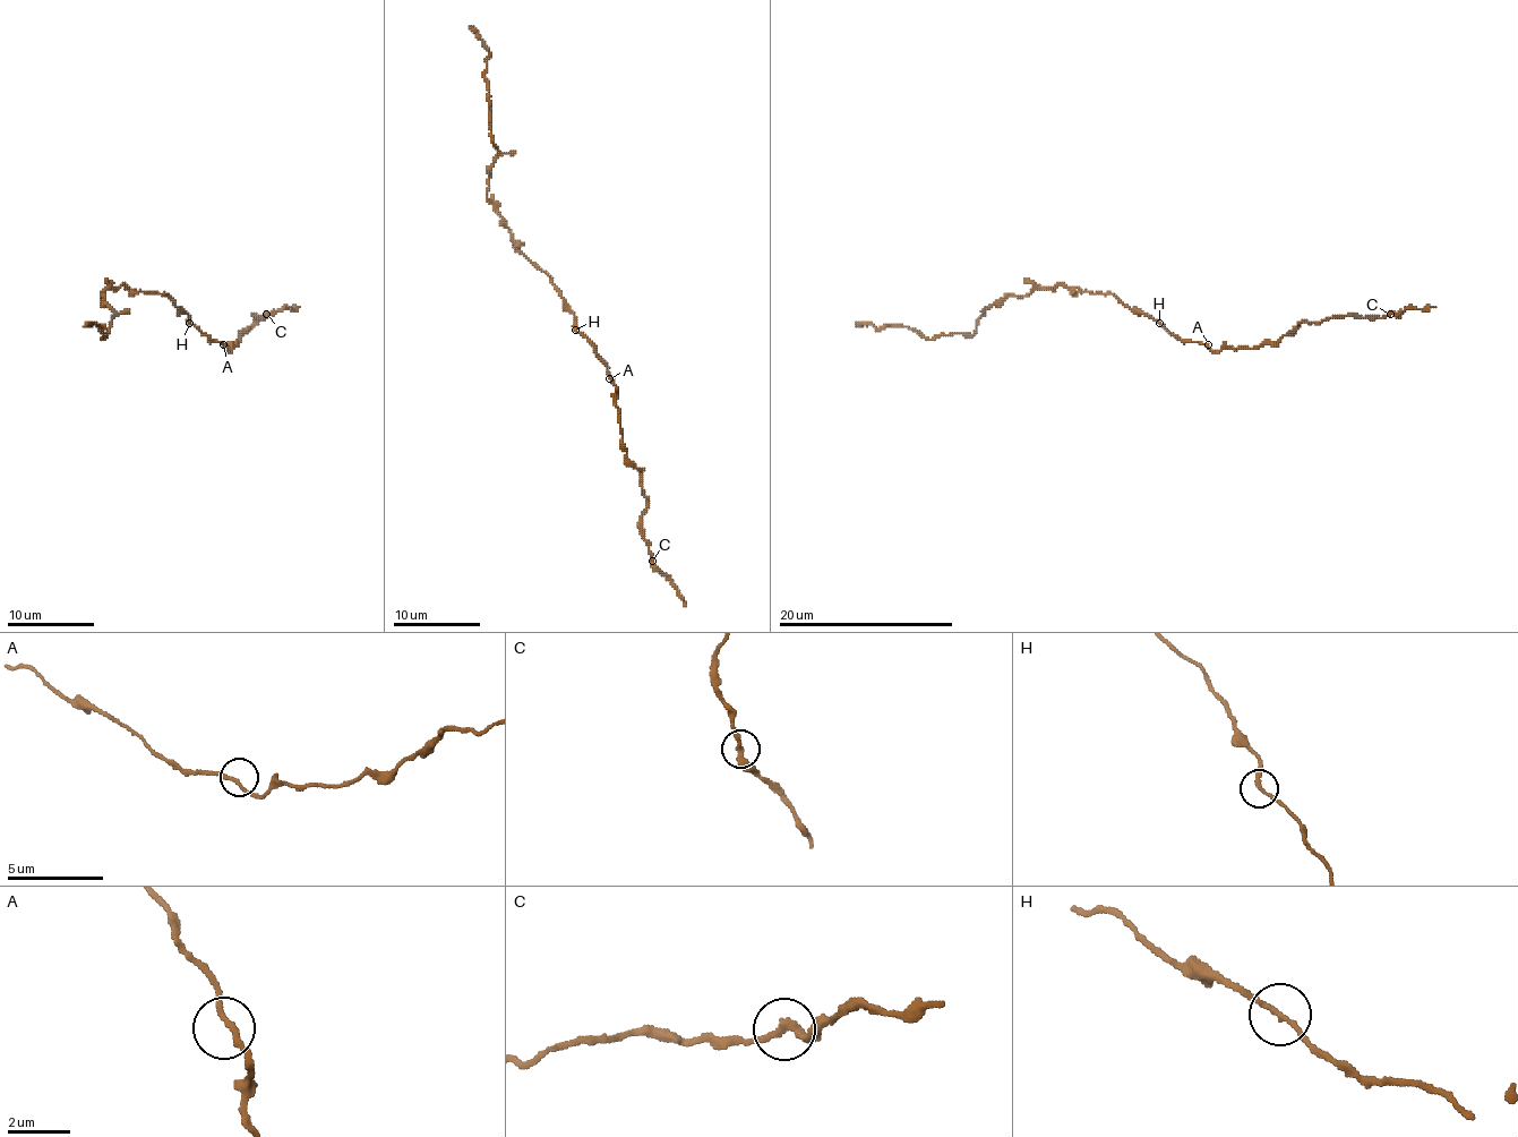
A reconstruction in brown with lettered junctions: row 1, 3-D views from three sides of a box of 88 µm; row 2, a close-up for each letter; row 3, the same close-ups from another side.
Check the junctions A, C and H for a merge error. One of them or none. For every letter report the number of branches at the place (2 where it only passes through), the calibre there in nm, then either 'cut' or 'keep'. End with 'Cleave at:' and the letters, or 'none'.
A: 2 branches meet; 170 nm thick; keep
C: 2 branches meet; 280 nm thick; keep
H: 2 branches meet; 160 nm thick; keep
Cleave at: none

